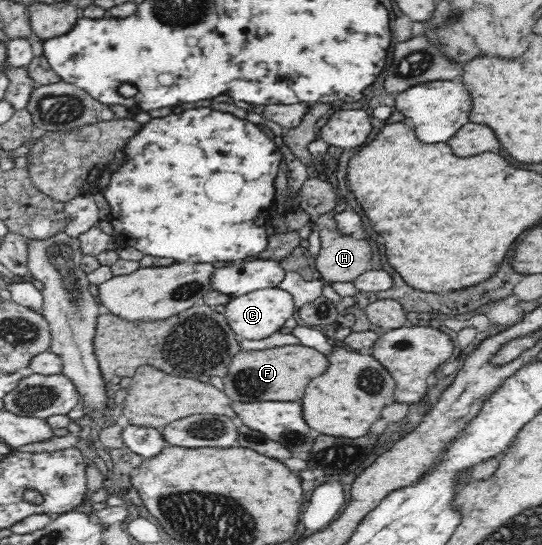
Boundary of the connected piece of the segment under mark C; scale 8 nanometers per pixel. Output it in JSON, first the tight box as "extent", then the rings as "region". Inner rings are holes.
{"extent":[224,288,297,340],"region":[[[280,288],[261,289],[235,299],[232,298],[225,307],[224,316],[240,340],[265,339],[279,332],[287,319],[295,317],[297,309],[292,296]]]}

